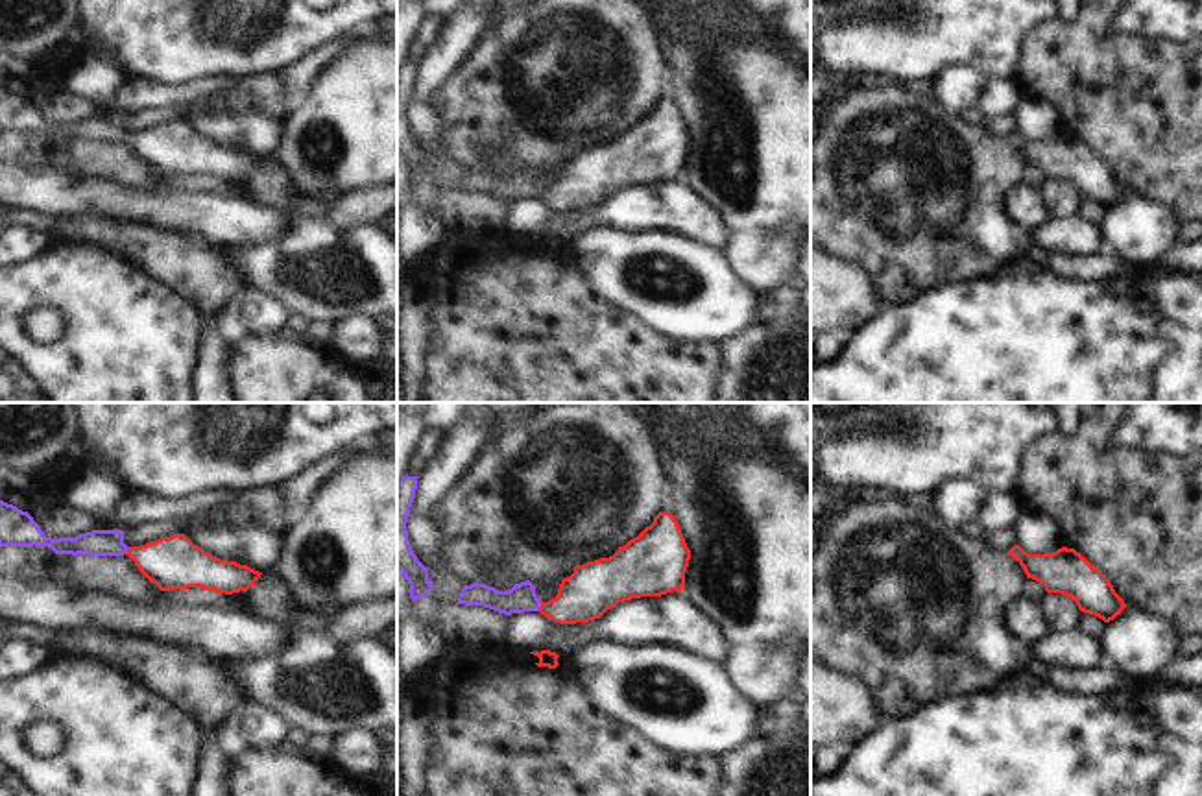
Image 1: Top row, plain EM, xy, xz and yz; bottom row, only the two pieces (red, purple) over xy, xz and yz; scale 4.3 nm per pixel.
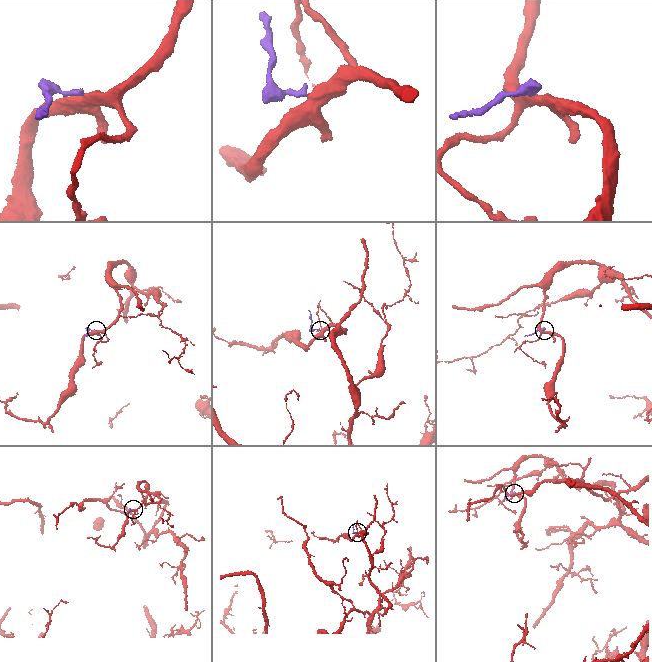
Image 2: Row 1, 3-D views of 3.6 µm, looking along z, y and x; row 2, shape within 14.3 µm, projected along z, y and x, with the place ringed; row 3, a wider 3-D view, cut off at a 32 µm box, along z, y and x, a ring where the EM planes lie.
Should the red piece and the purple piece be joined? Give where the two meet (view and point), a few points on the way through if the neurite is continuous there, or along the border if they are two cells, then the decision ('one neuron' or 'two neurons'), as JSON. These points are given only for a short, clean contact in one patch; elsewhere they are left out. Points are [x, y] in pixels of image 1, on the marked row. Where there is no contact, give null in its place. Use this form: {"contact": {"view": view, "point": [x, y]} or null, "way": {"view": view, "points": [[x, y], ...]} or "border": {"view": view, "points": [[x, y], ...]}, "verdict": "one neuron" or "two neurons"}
{"contact": {"view": "xz", "point": [541, 606]}, "way": {"view": "xz", "points": [[593, 588], [569, 606], [541, 606], [521, 597]]}, "verdict": "one neuron"}

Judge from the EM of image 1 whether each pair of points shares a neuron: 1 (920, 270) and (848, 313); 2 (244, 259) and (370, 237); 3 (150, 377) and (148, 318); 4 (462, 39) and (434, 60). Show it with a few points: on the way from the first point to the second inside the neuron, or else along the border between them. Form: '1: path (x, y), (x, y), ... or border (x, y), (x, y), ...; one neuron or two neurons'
1: border (848, 261), (861, 270), (870, 290), (887, 307); two neurons
2: path (276, 259), (338, 259); one neuron
3: path (148, 362), (148, 333); one neuron
4: path (455, 43), (442, 56); one neuron

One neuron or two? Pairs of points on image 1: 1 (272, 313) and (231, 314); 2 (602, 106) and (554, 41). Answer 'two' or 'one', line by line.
1: one
2: one

